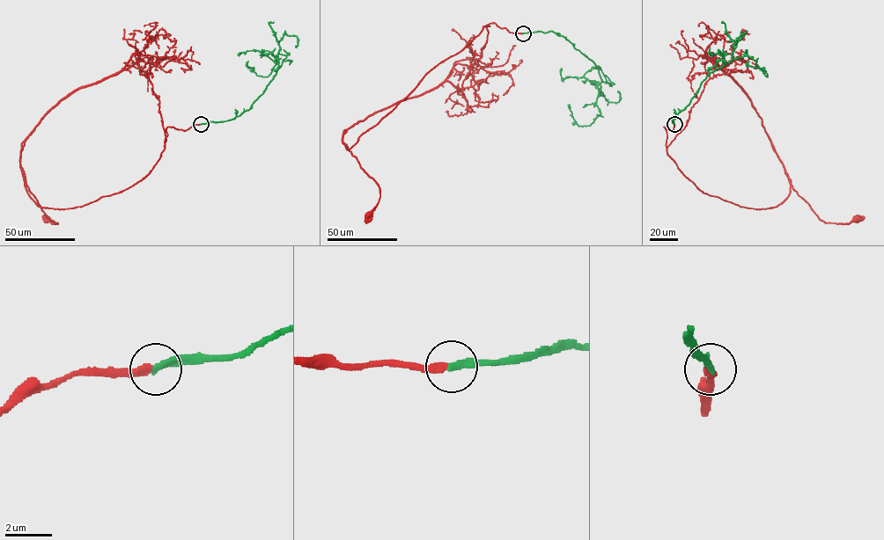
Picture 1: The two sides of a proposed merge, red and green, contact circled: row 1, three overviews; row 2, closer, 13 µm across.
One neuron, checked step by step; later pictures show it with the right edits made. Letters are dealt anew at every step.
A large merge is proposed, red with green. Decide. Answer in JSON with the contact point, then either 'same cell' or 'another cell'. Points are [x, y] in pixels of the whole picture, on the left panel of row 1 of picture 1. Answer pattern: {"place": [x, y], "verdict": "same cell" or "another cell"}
{"place": [201, 124], "verdict": "same cell"}

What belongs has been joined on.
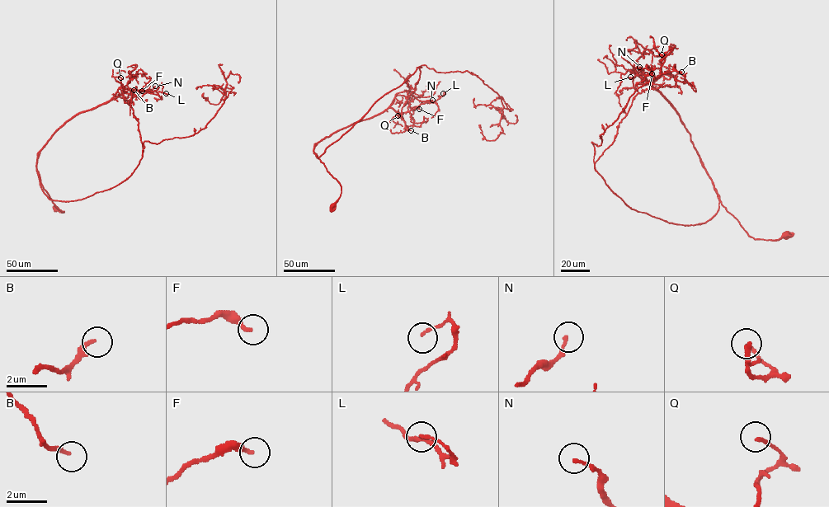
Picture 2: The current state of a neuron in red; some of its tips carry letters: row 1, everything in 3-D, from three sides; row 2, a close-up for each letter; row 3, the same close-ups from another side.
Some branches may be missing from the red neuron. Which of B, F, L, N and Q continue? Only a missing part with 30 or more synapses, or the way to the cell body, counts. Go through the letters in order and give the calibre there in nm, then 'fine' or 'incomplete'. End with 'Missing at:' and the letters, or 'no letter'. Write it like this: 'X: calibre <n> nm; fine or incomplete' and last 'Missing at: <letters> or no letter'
B: calibre 190 nm; incomplete
F: calibre 200 nm; fine
L: calibre 120 nm; fine
N: calibre 160 nm; fine
Q: calibre 170 nm; fine
Missing at: B

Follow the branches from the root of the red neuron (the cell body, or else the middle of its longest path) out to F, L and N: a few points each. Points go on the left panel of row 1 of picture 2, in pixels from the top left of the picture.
F: (55, 208), (64, 212), (44, 188), (36, 168), (43, 147), (79, 113), (124, 93), (136, 95), (142, 91)
L: (55, 208), (64, 212), (44, 188), (36, 168), (50, 137), (79, 113), (124, 93), (166, 93)
N: (55, 208), (64, 212), (44, 188), (36, 168), (47, 142), (79, 113), (124, 93), (140, 97), (155, 86)

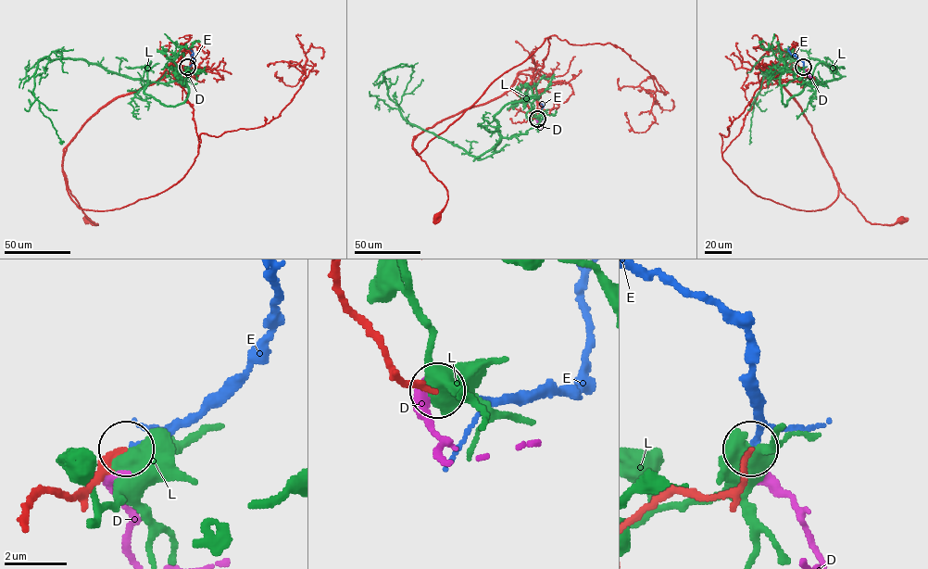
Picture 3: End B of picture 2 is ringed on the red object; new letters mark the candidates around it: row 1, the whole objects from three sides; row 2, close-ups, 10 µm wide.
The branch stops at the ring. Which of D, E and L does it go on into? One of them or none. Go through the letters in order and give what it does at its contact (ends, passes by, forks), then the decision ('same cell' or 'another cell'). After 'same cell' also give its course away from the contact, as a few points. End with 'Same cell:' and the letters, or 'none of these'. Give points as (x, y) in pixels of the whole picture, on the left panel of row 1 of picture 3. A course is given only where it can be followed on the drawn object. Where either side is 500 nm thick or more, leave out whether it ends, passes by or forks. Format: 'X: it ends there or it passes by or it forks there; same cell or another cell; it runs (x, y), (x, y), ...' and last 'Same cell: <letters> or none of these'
D: it ends there; another cell
E: it ends there; same cell; it runs (187, 68), (193, 62), (193, 52), (189, 47)
L: another cell
Same cell: E

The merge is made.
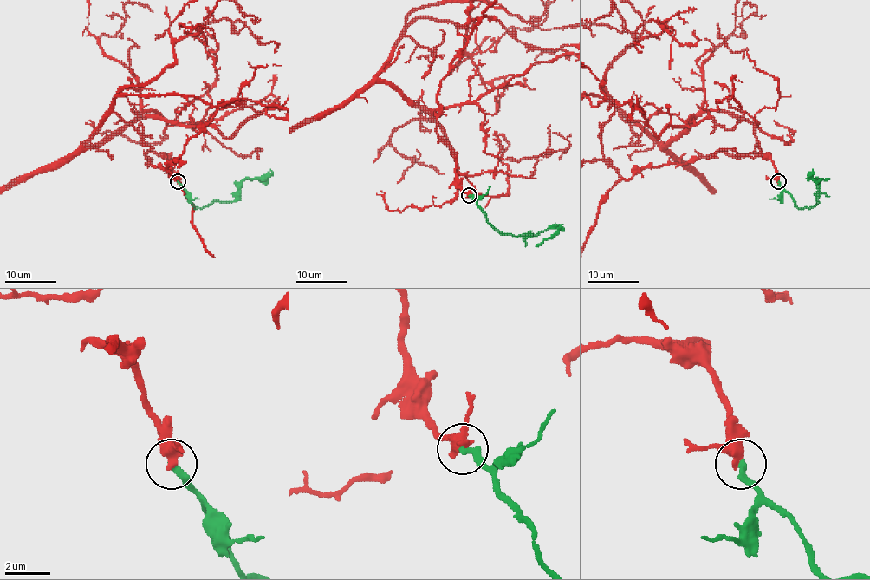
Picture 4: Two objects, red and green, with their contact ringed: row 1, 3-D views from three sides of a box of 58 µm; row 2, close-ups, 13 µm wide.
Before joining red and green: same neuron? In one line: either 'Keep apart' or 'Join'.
Join

